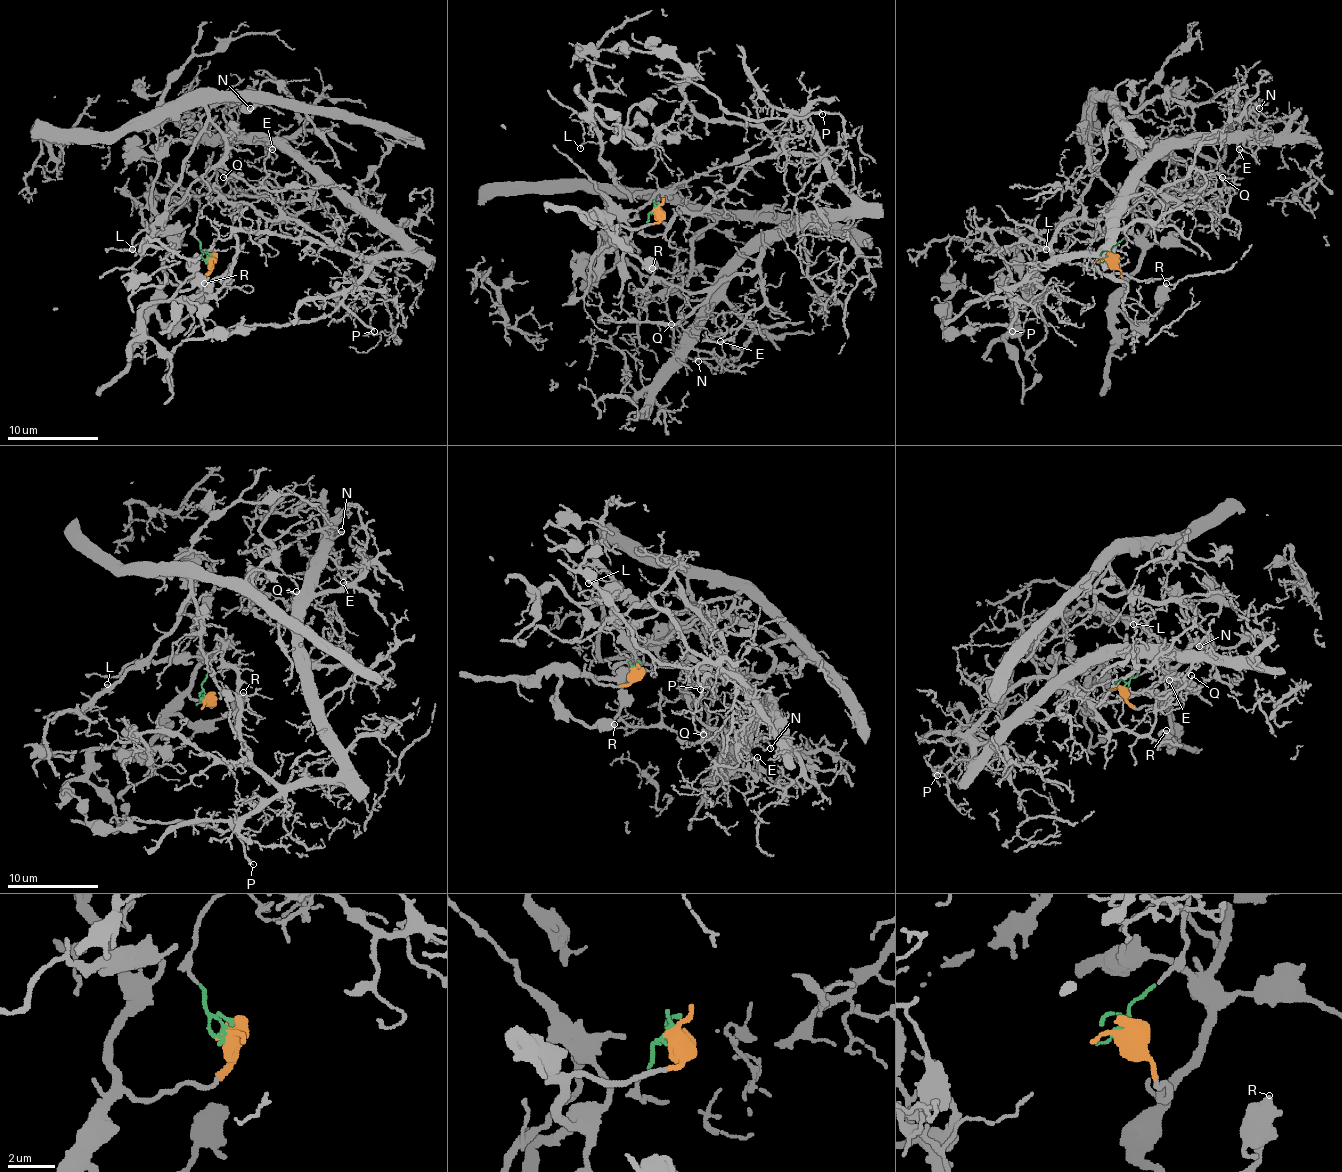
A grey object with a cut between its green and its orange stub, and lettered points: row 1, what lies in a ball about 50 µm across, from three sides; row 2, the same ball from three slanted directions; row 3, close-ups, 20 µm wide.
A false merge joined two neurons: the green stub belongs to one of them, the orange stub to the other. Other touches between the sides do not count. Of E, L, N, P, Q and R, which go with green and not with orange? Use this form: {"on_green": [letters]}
{"on_green": ["E", "N", "P", "Q"]}

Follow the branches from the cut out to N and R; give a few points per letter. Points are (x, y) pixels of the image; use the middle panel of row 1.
N: (655, 209), (644, 234), (780, 154), (817, 157), (851, 200), (787, 220), (748, 257), (678, 357), (698, 362)
R: (655, 209), (660, 220), (650, 225), (609, 225), (603, 218), (603, 223), (644, 264), (653, 268)

